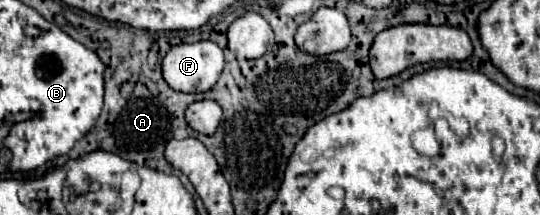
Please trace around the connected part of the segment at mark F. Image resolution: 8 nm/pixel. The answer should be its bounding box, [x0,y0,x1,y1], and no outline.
[163,42,223,92]

